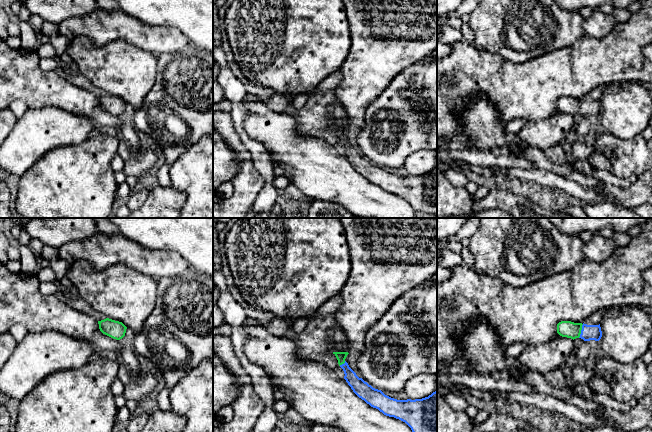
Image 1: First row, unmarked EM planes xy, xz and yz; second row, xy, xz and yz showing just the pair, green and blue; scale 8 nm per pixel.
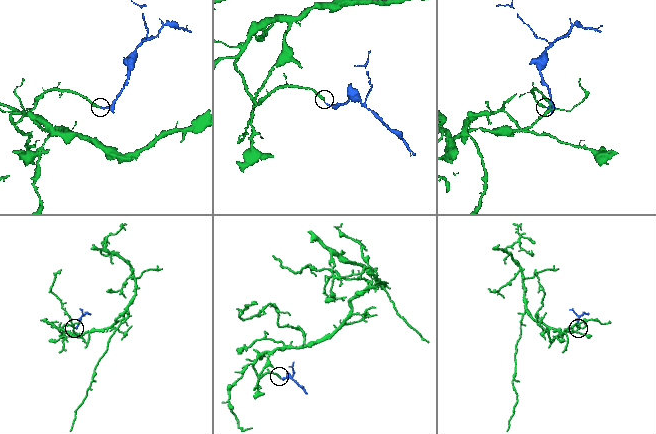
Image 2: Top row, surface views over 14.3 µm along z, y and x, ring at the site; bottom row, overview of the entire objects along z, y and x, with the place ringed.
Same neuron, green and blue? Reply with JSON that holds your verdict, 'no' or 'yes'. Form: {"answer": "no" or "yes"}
{"answer": "yes"}

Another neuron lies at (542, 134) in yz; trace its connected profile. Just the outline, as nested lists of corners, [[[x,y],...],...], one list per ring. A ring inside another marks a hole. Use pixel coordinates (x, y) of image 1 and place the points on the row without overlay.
[[[559,112],[546,119],[526,123],[517,134],[526,146],[545,151],[560,144],[576,125],[573,115]]]

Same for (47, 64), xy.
[[[41,58],[40,67],[44,71],[57,71],[59,63],[54,58]]]

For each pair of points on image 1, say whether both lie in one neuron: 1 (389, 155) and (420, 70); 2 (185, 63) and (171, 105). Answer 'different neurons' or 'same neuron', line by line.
1: same neuron
2: same neuron

